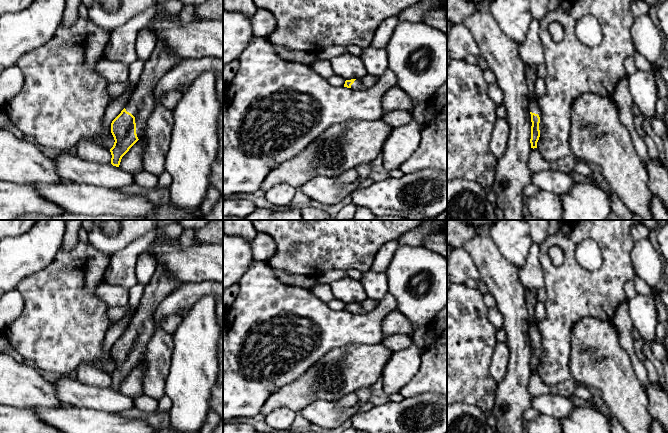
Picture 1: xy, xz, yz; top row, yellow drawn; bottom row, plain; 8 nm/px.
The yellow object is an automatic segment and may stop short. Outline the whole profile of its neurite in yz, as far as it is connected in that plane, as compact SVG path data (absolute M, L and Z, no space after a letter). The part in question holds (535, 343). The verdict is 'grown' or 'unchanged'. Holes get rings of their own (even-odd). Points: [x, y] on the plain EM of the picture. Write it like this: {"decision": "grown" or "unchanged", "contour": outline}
{"decision": "grown", "contour": "M537 320L534 321L531 325L529 325L529 335L531 338L531 372L537 372L537 366L540 361L540 354L539 354L539 347L540 347L540 341L541 341L541 335L538 330L537 326Z"}

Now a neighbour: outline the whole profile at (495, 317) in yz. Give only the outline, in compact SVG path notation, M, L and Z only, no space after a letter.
M496 305L488 308L488 319L496 331L503 328L503 315Z

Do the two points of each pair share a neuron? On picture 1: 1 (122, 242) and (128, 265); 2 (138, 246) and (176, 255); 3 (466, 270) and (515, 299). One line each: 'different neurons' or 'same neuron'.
1: different neurons
2: different neurons
3: different neurons

